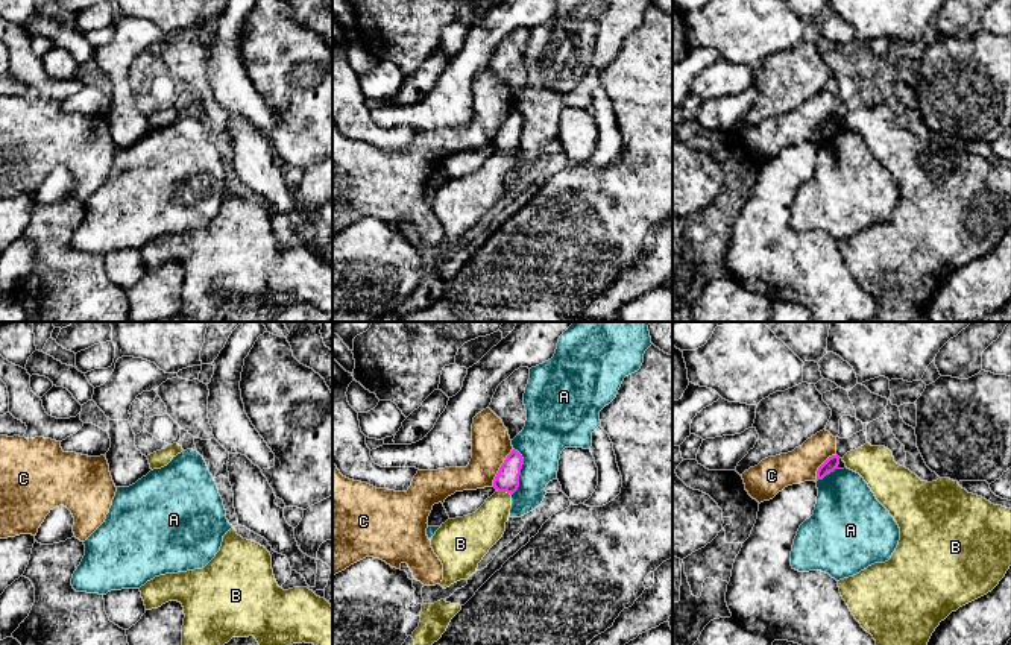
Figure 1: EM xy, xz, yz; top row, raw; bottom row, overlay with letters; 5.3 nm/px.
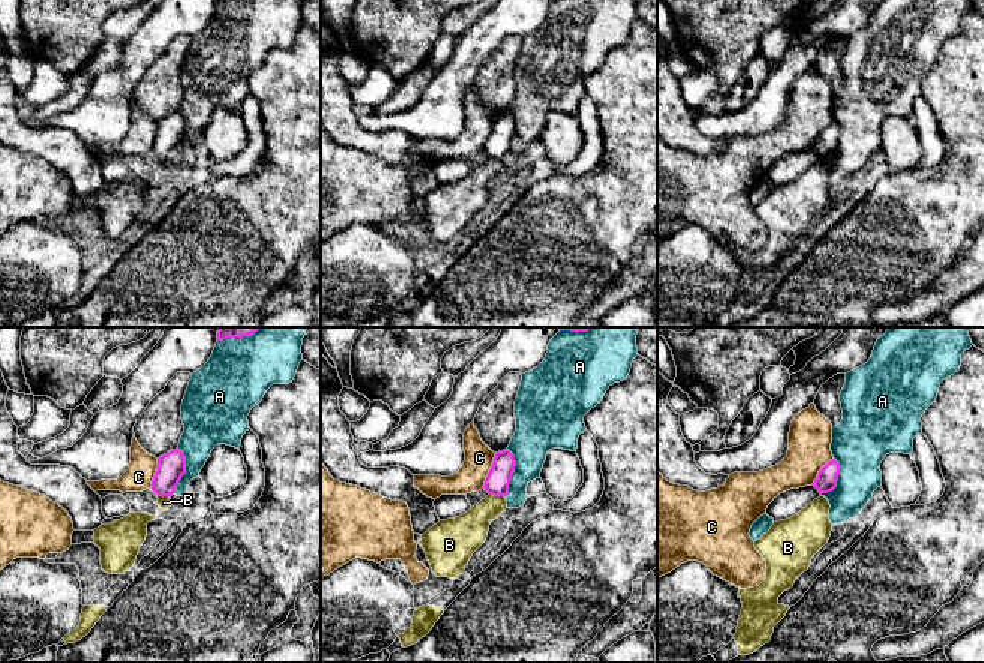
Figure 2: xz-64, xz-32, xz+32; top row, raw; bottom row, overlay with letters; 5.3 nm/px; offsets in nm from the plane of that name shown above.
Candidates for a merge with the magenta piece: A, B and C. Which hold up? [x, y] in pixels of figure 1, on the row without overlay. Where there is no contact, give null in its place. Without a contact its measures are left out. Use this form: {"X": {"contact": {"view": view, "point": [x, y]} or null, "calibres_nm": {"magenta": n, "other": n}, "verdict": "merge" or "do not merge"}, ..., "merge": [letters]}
{"A": {"contact": {"view": "xz", "point": [519, 132]}, "calibres_nm": {"magenta": 130, "other": 240}, "verdict": "do not merge"}, "B": {"contact": {"view": "xz", "point": [504, 151]}, "calibres_nm": {"magenta": 130, "other": 200}, "verdict": "do not merge"}, "C": {"contact": {"view": "xz", "point": [500, 128]}, "calibres_nm": {"magenta": 130, "other": 200}, "verdict": "do not merge"}, "merge": []}

